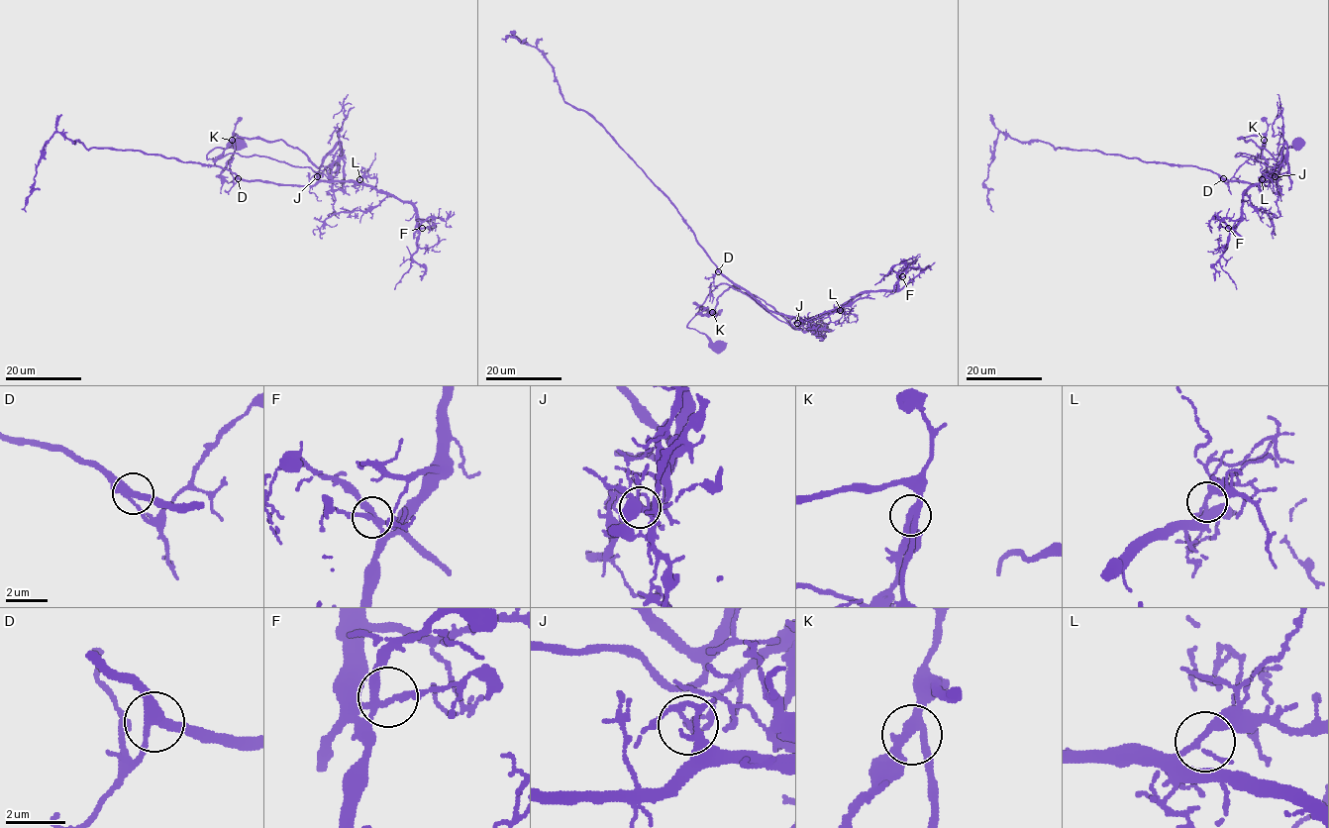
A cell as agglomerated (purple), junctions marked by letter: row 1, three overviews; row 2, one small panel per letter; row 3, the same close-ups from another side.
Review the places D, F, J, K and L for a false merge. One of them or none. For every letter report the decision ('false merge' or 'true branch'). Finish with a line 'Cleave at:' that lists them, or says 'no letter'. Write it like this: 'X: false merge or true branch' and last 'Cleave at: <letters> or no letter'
D: true branch
F: true branch
J: false merge
K: true branch
L: true branch
Cleave at: J

